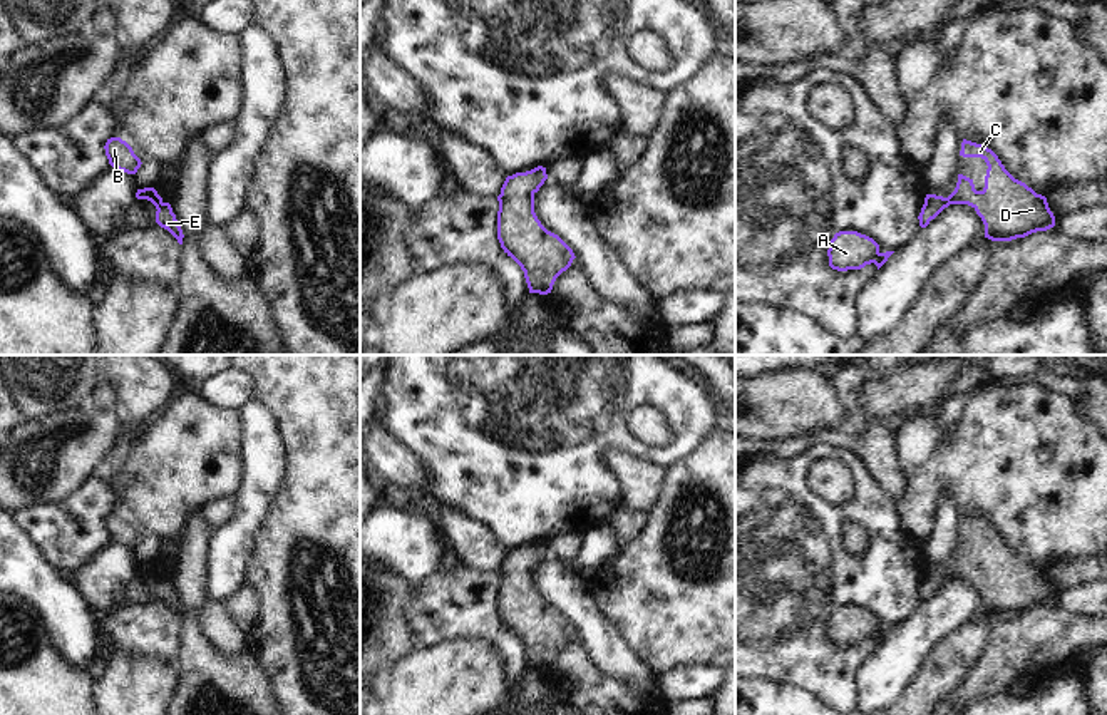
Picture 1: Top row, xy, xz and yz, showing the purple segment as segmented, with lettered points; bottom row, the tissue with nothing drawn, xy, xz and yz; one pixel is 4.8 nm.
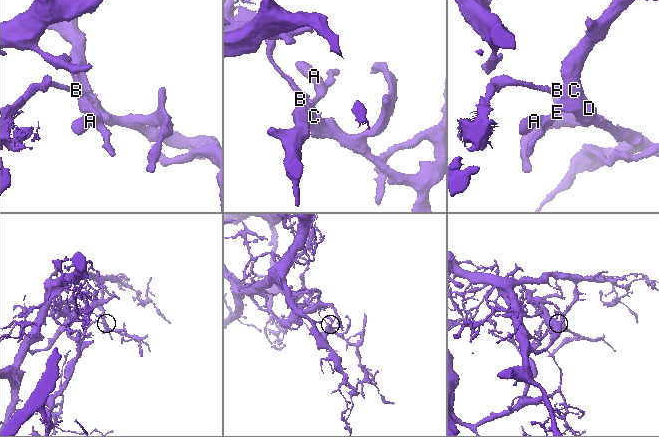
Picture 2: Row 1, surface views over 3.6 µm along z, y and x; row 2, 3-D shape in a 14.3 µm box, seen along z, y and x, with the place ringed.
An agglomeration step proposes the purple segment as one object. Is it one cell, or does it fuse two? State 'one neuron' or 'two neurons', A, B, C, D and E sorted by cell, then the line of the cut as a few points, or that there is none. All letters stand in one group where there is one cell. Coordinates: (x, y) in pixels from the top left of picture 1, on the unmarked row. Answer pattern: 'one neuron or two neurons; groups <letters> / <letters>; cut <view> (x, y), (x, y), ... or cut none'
one neuron; groups A B C D E; cut none

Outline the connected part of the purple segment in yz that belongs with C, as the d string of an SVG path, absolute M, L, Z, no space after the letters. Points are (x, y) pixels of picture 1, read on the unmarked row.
M963 514L960 531L986 538L985 563L976 566L973 554L958 549L956 563L948 573L926 569L918 591L921 603L950 579L971 581L985 599L985 613L991 616L1012 616L1055 601L1047 573L1015 554L991 524Z

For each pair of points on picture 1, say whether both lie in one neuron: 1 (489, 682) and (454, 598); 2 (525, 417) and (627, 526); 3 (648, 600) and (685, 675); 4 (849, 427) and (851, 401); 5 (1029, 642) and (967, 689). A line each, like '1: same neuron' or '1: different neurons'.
1: different neurons
2: different neurons
3: different neurons
4: same neuron
5: same neuron

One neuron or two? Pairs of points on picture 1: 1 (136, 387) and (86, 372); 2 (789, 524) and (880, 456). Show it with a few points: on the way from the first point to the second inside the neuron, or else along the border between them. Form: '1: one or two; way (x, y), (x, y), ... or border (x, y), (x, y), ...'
1: two; border (99, 372), (102, 377)
2: two; border (829, 446), (851, 451), (888, 498)

